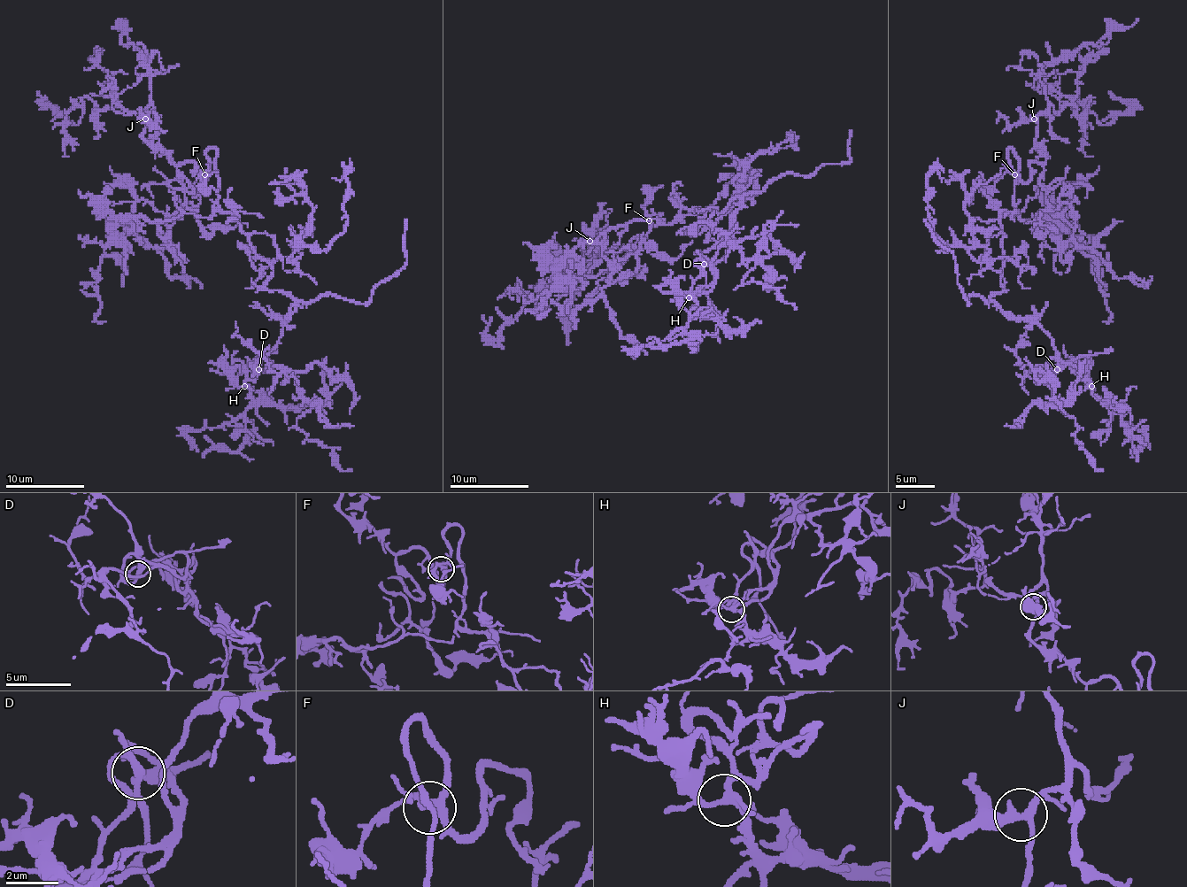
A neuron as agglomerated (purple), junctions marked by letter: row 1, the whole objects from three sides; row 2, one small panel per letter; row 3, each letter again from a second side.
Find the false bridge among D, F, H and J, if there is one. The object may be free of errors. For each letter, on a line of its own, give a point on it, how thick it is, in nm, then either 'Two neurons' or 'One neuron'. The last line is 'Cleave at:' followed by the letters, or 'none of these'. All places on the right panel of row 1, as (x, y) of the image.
D: Place: (1057, 369). Thickness 240 nm. One neuron
F: Place: (1014, 174). Thickness 220 nm. One neuron
H: Place: (1091, 386). Thickness 220 nm. One neuron
J: Place: (1034, 119). Thickness 280 nm. One neuron
Cleave at: none of these

